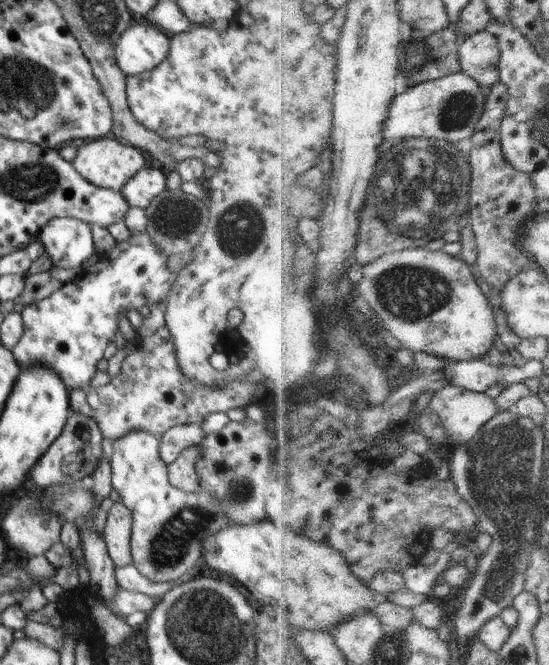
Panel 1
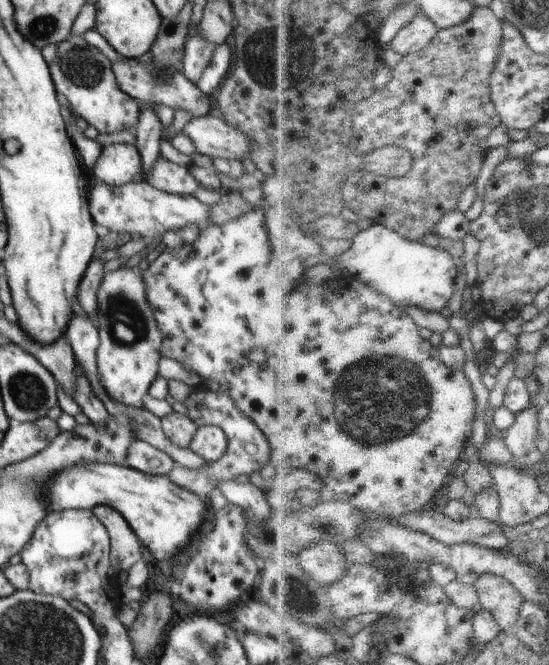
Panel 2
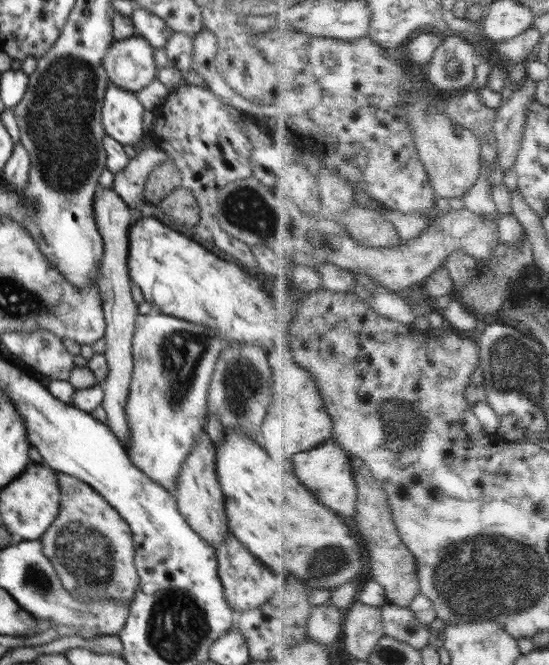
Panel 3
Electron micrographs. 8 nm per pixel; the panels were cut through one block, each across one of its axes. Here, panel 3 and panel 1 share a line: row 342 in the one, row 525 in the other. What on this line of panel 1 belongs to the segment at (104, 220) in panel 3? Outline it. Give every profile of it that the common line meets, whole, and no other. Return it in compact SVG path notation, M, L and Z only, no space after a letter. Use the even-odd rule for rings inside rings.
M118 498L108 512L103 538L110 559L115 567L133 563L131 554L131 528L133 524L130 510Z

